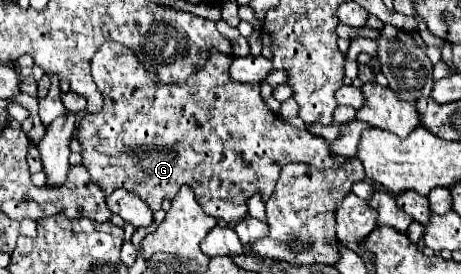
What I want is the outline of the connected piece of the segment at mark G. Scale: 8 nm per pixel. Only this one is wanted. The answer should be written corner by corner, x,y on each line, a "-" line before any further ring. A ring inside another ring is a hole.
104,43
96,55
92,57
92,77
94,83
98,85
98,91
102,93
104,105
98,113
86,113
80,119
78,125
78,141
82,143
82,157
84,157
84,167
90,171
92,181
100,185
100,189
110,195
116,189
128,189
132,193
136,193
144,203
148,203
148,207
152,211
158,211
162,205
162,199
172,199
176,195
176,191
182,185
188,185
194,189
198,203
204,207
204,211
216,219
224,219
226,223
236,223
240,219
246,217
246,199
252,197
254,193
262,195
262,201
268,201
270,195
274,193
274,185
280,177
280,171
284,165
288,163
306,163
312,165
316,169
326,169
326,167
338,167
340,163
344,163
344,159
348,157
340,157
340,155
330,155
326,149
324,139
314,137
308,131
296,129
292,125
288,125
284,119
280,119
278,115
274,115
268,105
262,101
260,97
260,85
258,83
232,83
232,79
228,79
228,63
232,63
232,59
228,59
228,55
212,55
212,59
208,59
206,67
200,67
200,71
196,71
196,75
190,75
188,79
184,79
184,83
156,83
156,75
152,75
144,65
138,63
136,55
132,49
124,47
122,43

